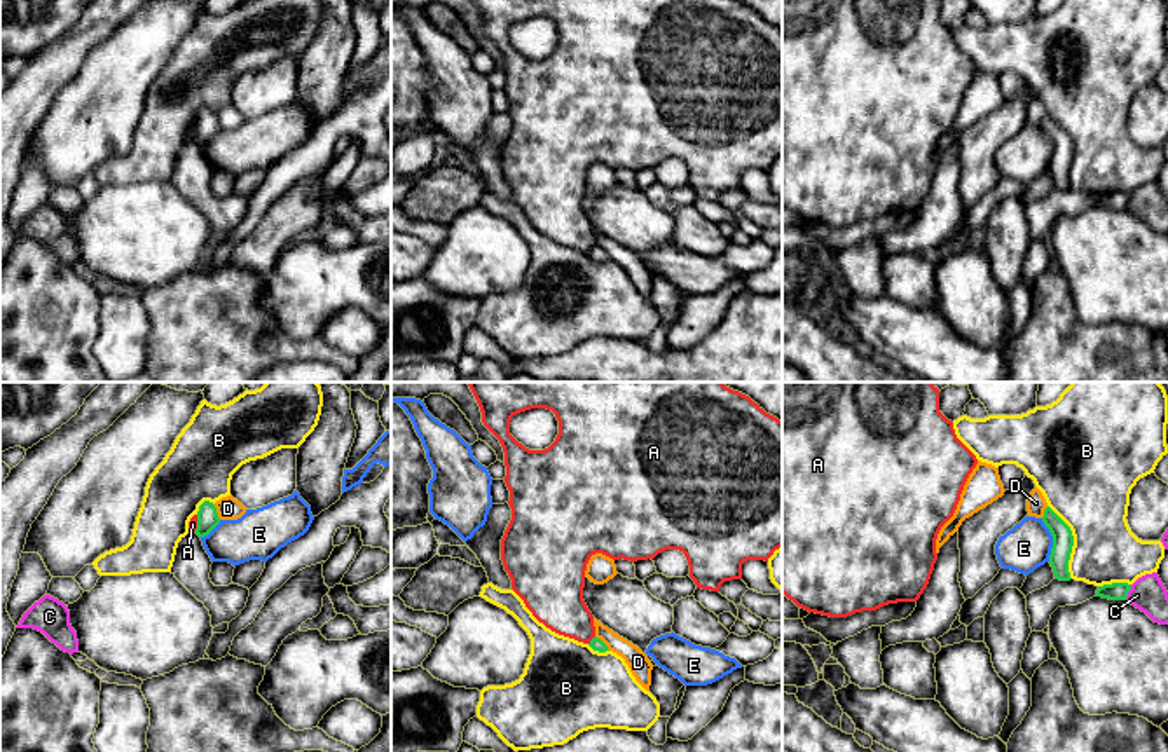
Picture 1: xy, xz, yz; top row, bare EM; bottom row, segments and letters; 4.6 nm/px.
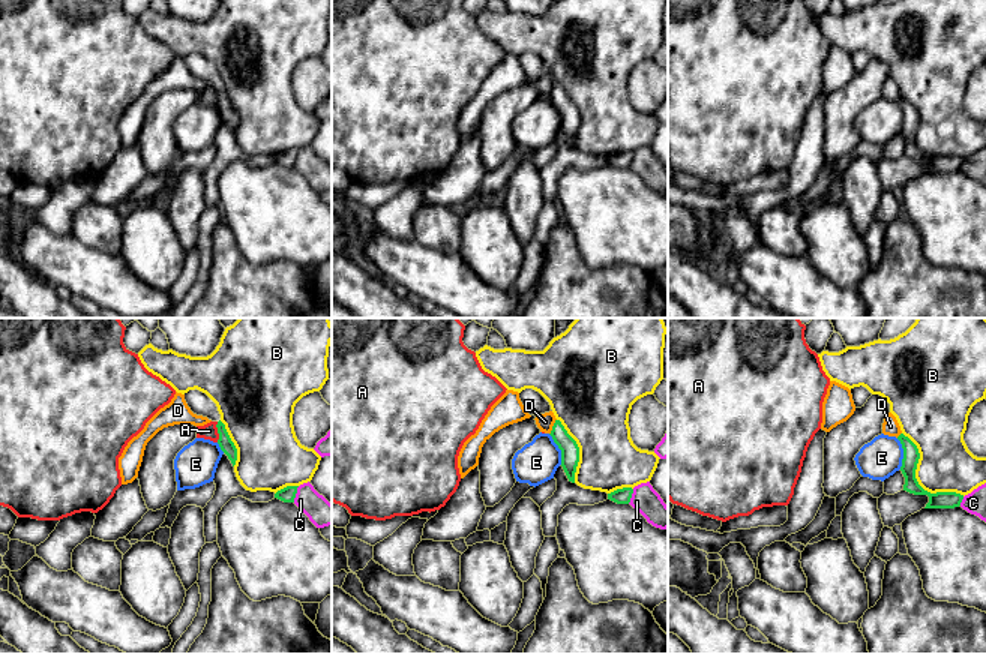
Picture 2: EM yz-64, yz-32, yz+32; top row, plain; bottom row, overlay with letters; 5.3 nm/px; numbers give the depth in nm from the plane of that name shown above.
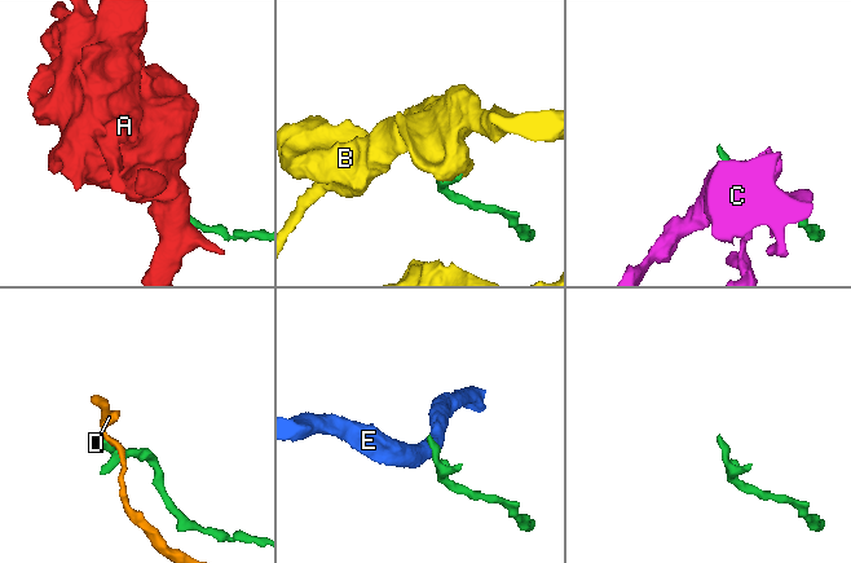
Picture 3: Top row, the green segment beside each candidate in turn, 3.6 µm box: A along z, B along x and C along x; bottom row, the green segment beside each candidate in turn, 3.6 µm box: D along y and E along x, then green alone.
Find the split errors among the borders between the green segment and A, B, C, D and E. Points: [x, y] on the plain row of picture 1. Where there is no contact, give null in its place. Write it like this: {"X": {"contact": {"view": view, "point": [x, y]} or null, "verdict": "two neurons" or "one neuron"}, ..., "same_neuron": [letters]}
{"A": {"contact": {"view": "xz", "point": [590, 250]}, "verdict": "two neurons"}, "B": {"contact": {"view": "yz", "point": [1072, 150]}, "verdict": "two neurons"}, "C": {"contact": {"view": "yz", "point": [1128, 199]}, "verdict": "two neurons"}, "D": {"contact": {"view": "xz", "point": [603, 252]}, "verdict": "two neurons"}, "E": {"contact": {"view": "yz", "point": [1053, 149]}, "verdict": "two neurons"}, "same_neuron": []}

